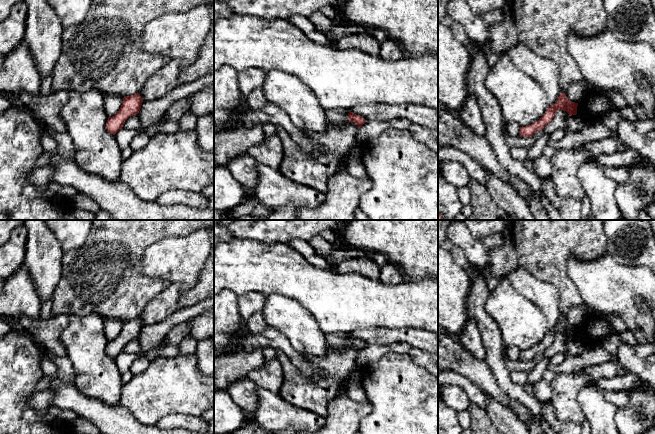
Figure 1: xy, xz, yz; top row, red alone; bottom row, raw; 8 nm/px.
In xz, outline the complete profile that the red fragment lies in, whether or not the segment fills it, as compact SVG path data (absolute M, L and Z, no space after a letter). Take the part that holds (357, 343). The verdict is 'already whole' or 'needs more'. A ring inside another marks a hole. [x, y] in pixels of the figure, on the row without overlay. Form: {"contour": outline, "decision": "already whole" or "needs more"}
{"contour": "M350 335L348 337L348 343L350 346L355 347L358 352L361 351L366 346L366 344L362 340L356 339Z", "decision": "already whole"}

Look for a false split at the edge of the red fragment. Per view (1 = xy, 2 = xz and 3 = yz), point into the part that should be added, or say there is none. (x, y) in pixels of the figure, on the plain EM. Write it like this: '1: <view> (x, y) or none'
1: none
2: none
3: none

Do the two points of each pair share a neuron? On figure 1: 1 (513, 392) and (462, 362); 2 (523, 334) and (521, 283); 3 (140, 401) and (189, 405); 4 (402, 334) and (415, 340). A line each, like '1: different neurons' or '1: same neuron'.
1: different neurons
2: different neurons
3: same neuron
4: same neuron

